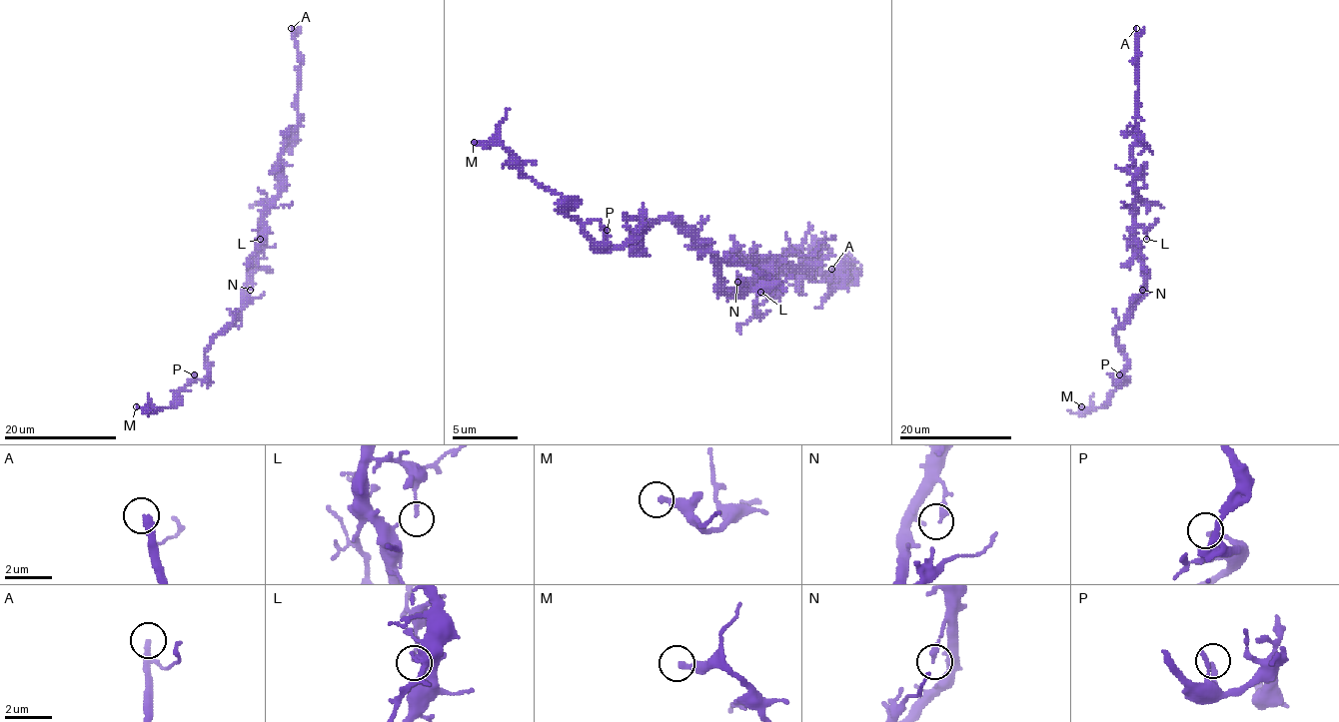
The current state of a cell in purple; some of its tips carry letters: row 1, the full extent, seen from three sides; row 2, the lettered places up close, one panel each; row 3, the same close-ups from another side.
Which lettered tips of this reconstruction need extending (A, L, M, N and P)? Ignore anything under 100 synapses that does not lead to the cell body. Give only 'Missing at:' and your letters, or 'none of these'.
Missing at: A

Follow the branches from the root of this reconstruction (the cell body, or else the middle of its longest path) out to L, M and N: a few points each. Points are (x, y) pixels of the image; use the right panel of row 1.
L: (1143, 262), (1135, 237), (1139, 225), (1144, 230), (1146, 239)
M: (1143, 262), (1144, 296), (1115, 331), (1126, 360), (1122, 374), (1126, 381), (1105, 405), (1085, 413), (1081, 406)
N: (1143, 262), (1146, 279), (1142, 290)

